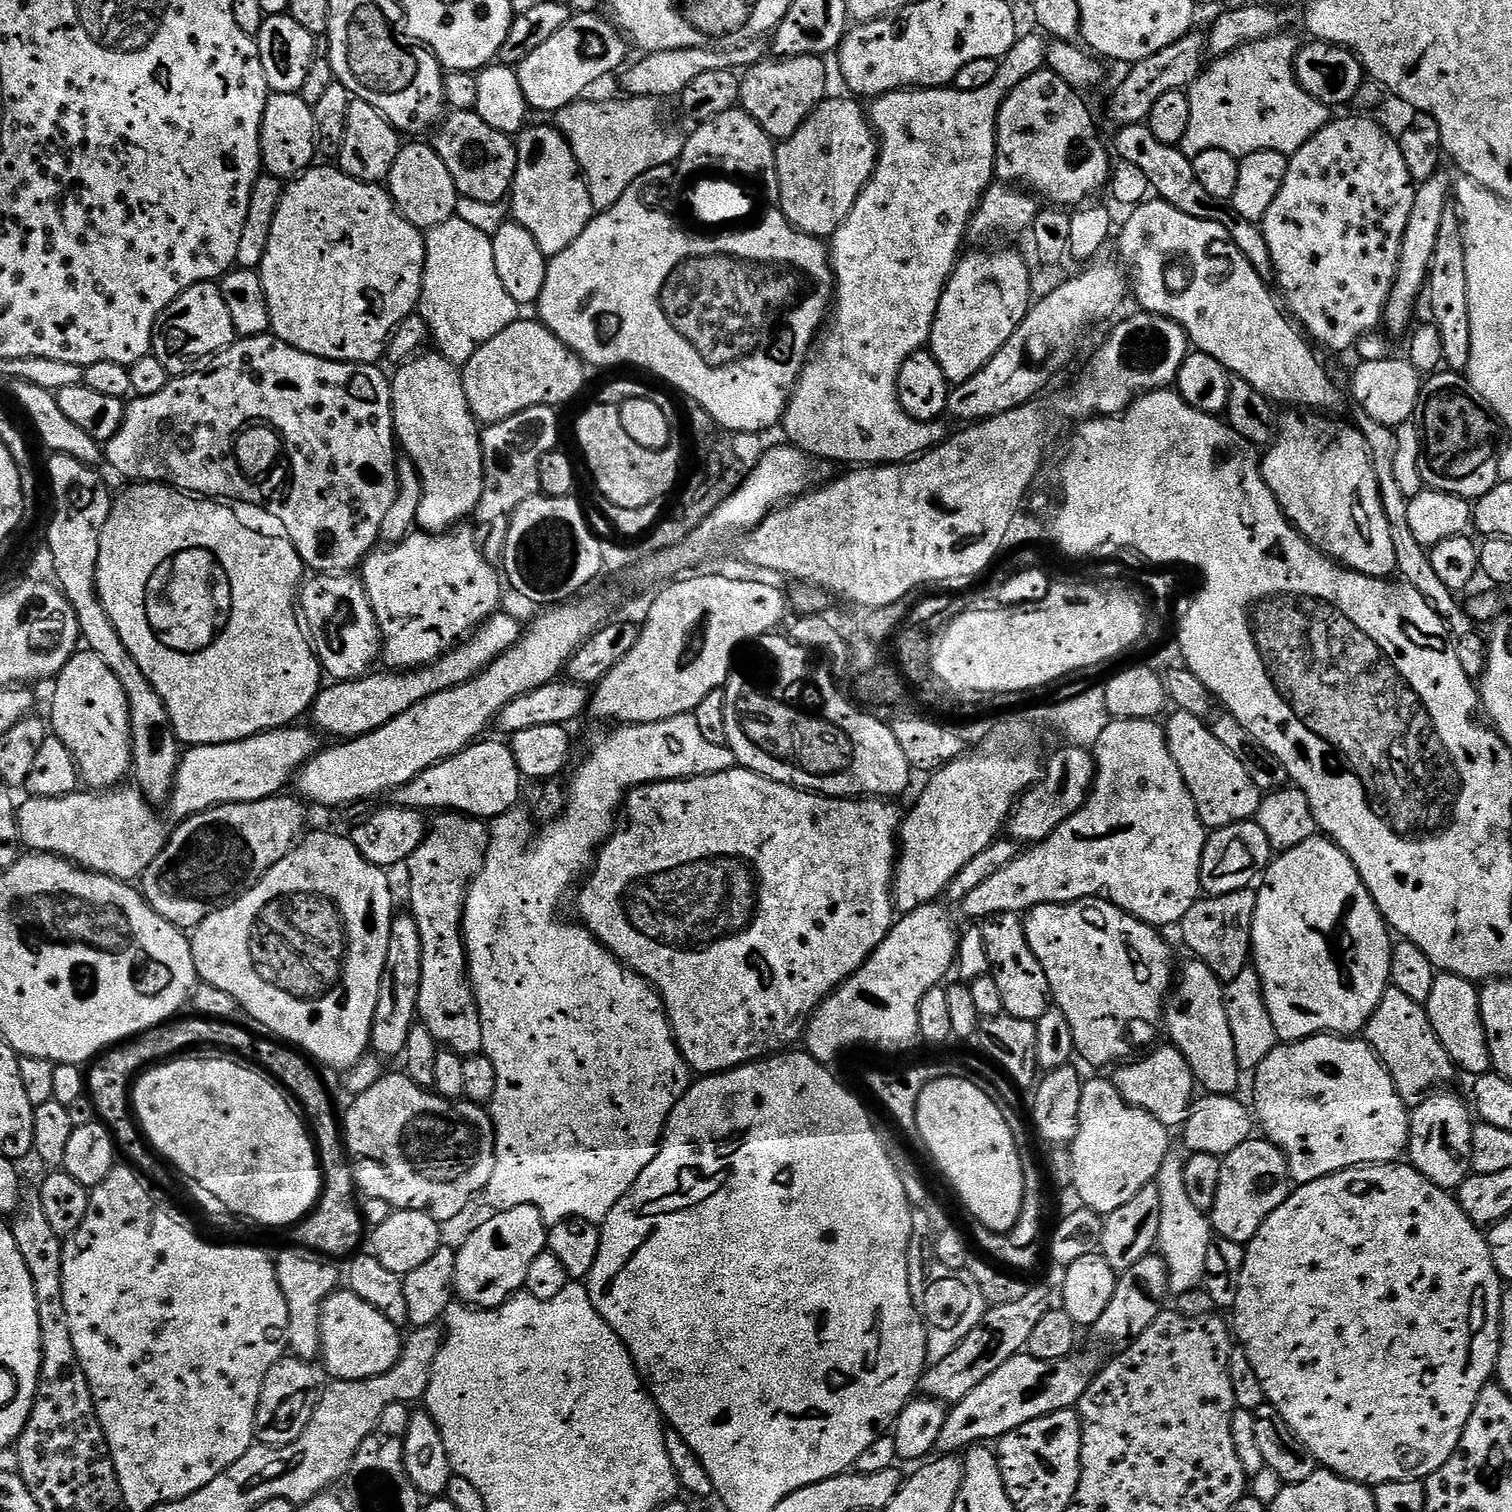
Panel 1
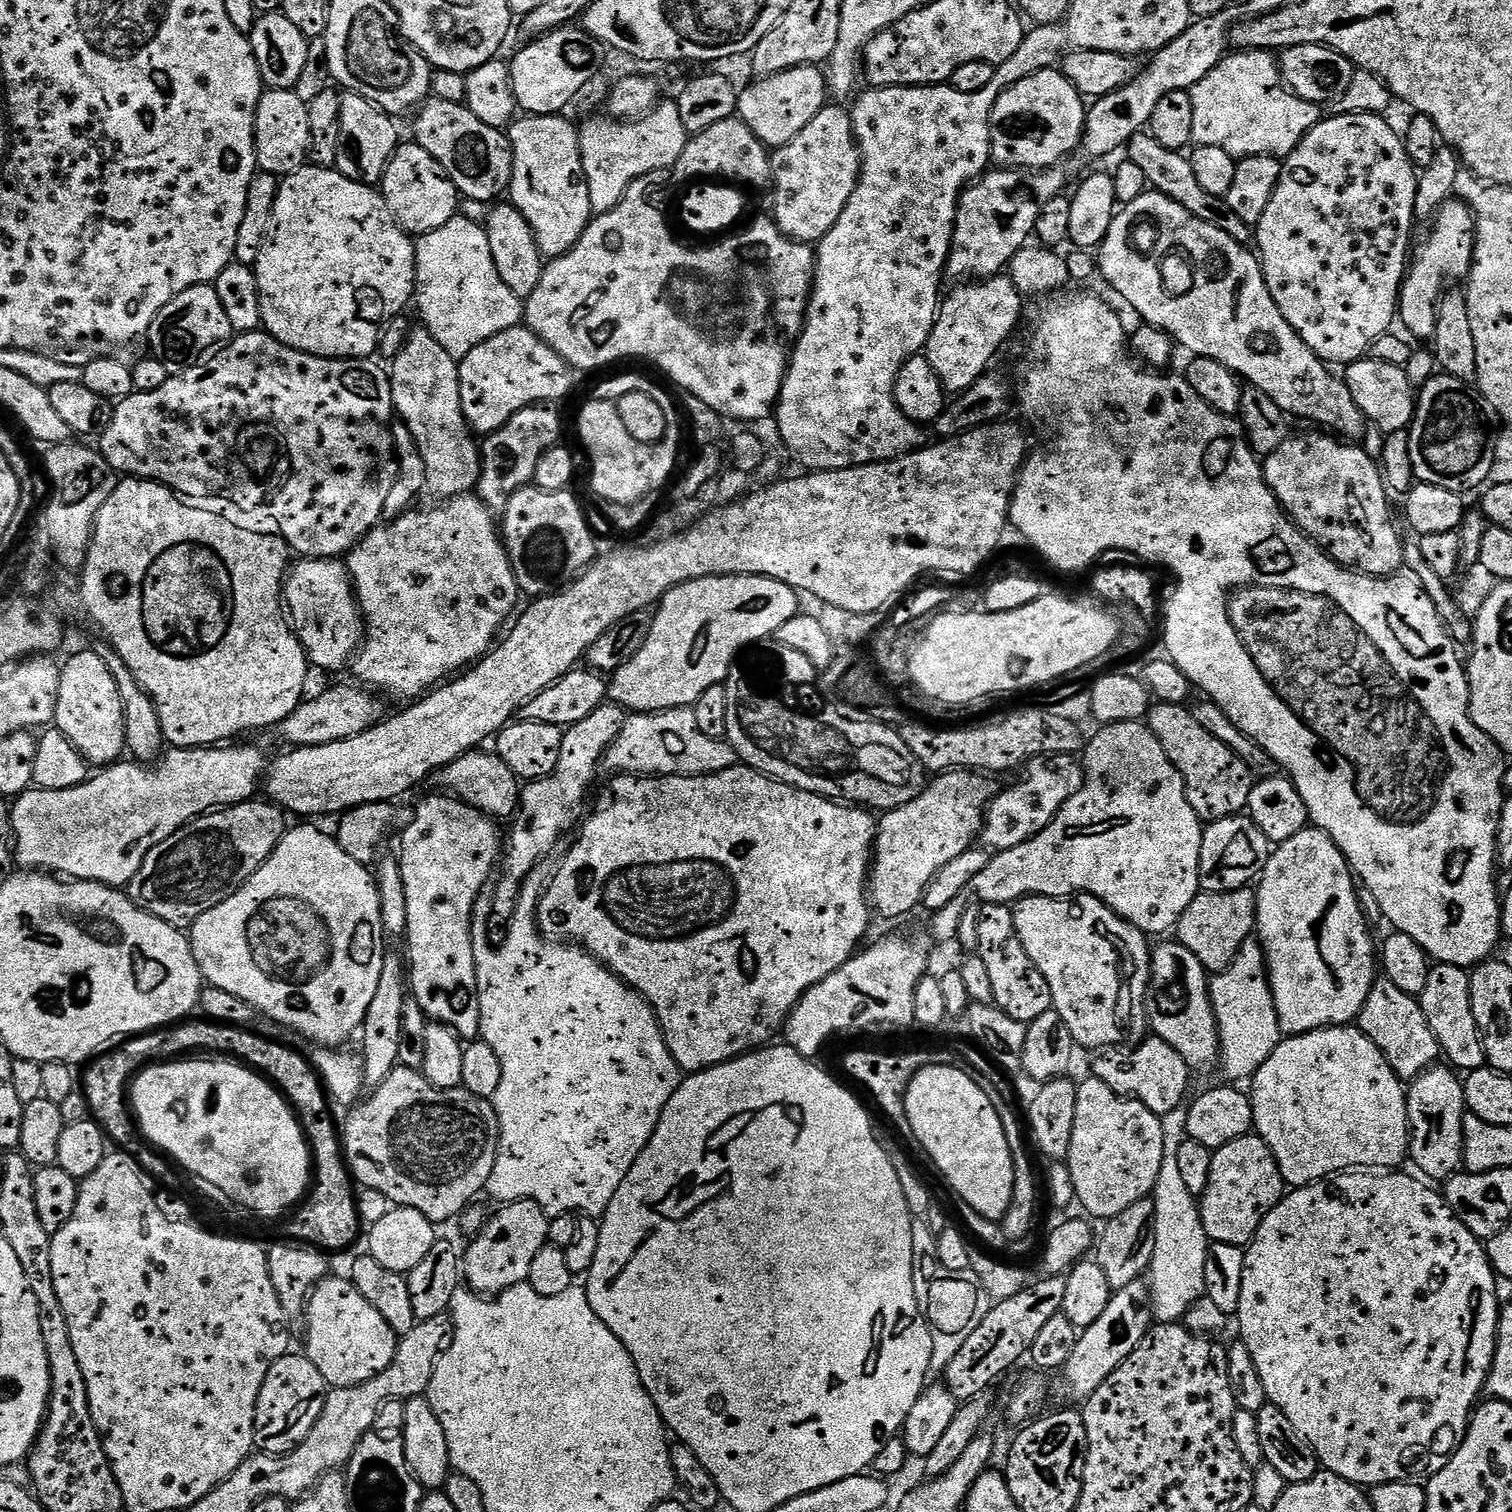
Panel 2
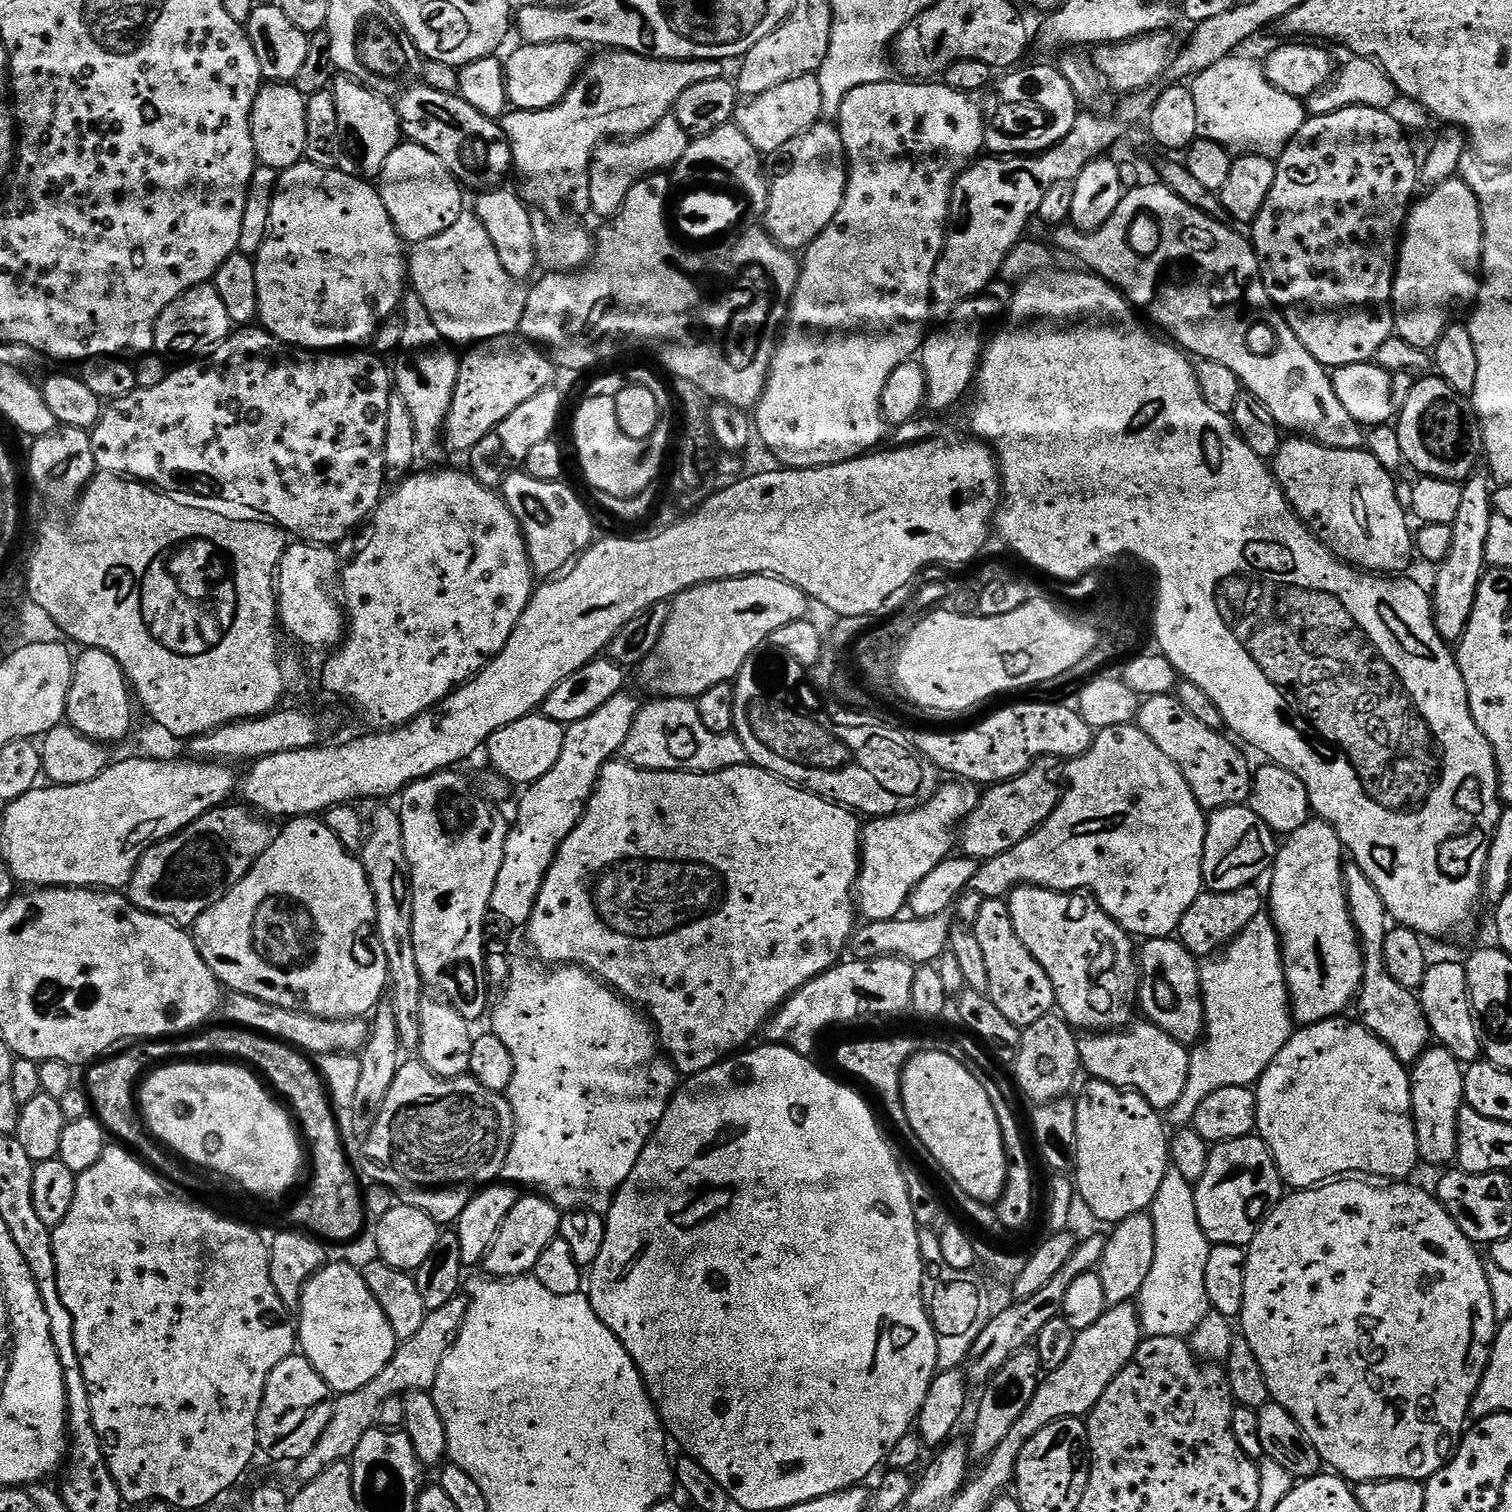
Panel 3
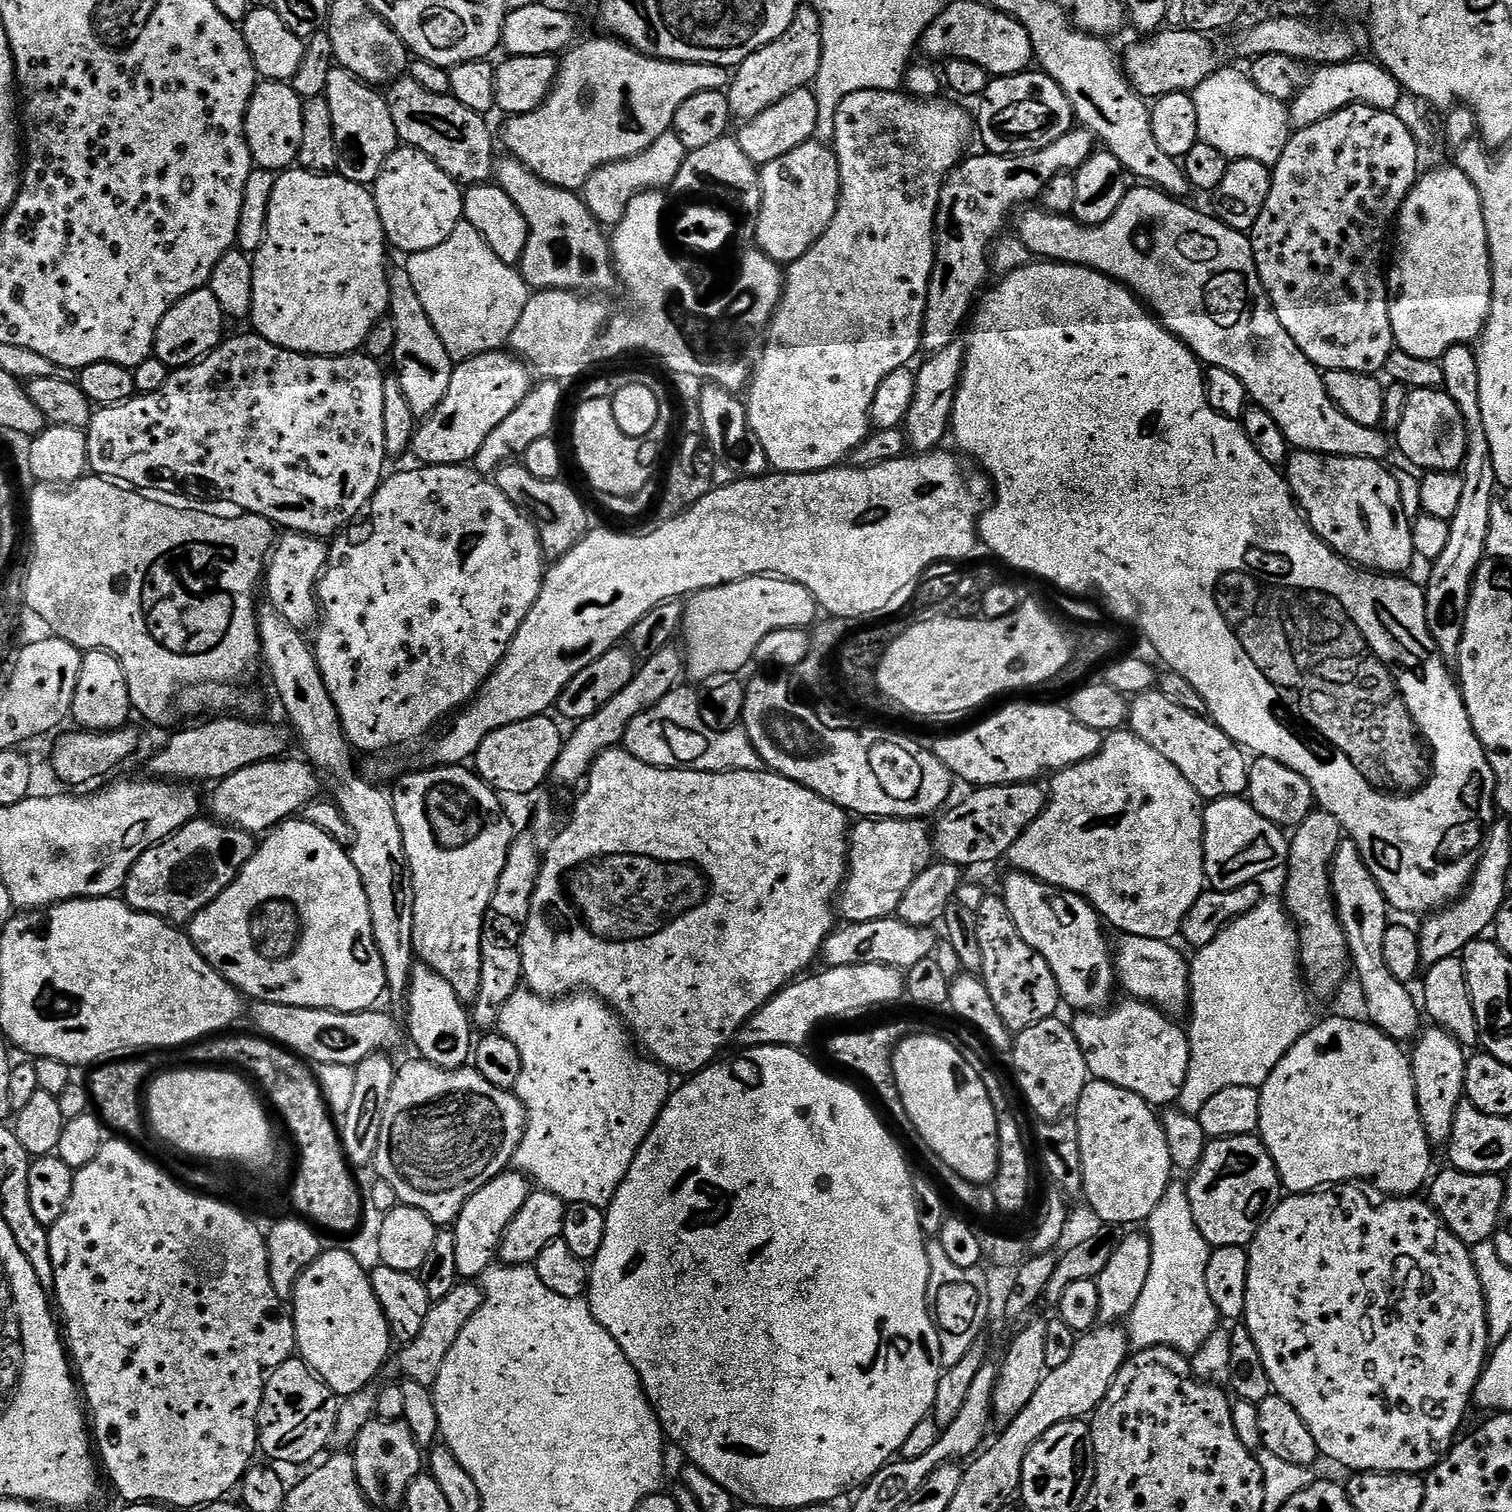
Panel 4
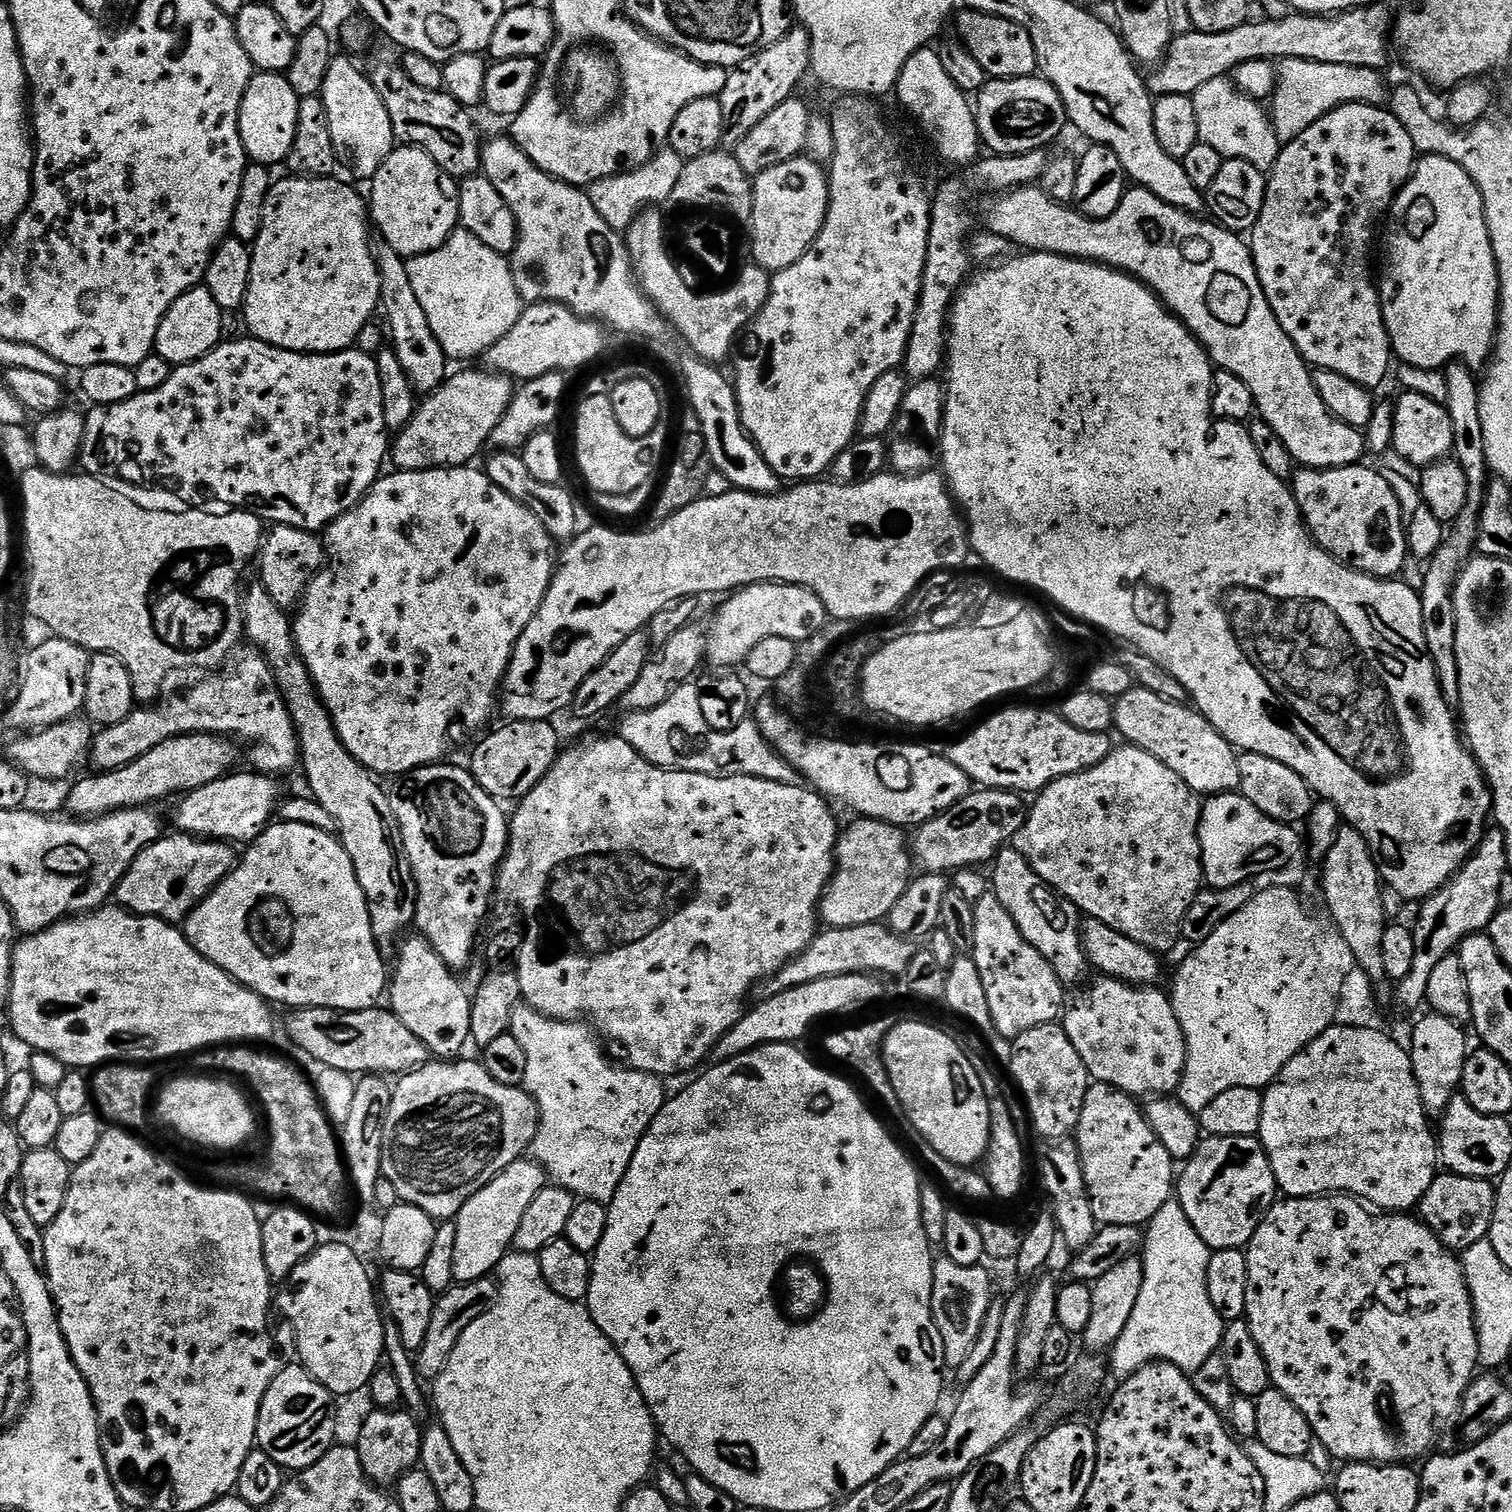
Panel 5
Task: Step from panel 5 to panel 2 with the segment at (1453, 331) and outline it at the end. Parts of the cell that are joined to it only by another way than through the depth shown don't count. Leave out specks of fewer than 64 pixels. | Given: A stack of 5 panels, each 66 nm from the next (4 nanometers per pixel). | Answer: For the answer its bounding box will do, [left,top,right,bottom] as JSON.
[1398,198,1476,342]

